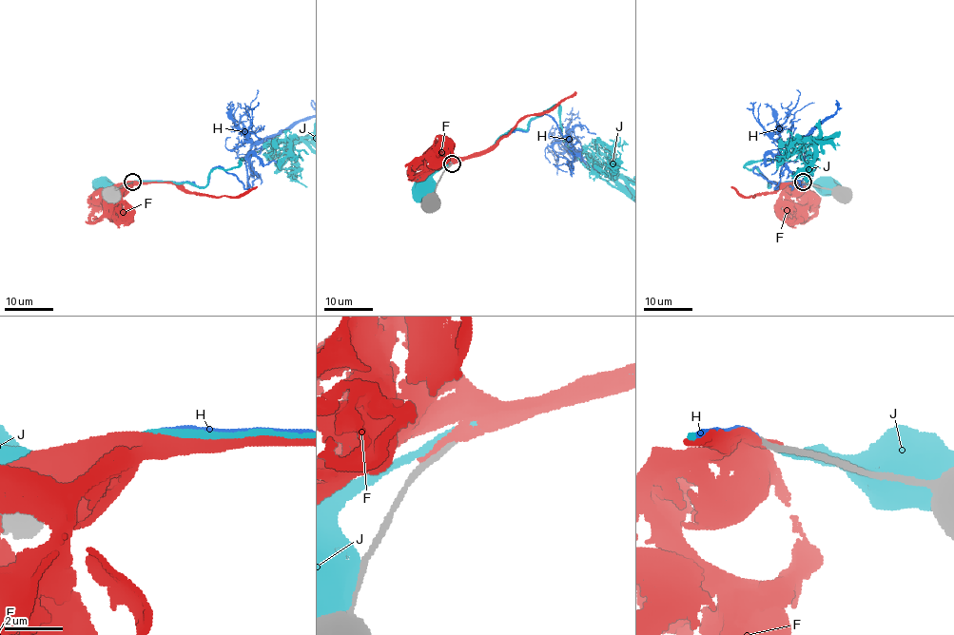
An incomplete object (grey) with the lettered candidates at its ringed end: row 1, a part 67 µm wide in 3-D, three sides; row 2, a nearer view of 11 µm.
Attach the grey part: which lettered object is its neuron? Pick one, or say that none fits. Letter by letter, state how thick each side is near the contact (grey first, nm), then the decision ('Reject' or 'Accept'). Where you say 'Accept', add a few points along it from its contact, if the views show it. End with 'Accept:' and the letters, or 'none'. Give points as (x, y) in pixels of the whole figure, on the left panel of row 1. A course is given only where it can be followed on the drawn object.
F: Thickness 260 nm (grey) against 300 nm. Reject
H: Thickness 190 nm (grey) against 170 nm. Accept
J: Thickness 190 nm (grey) against 240 nm. Reject
Accept: H

